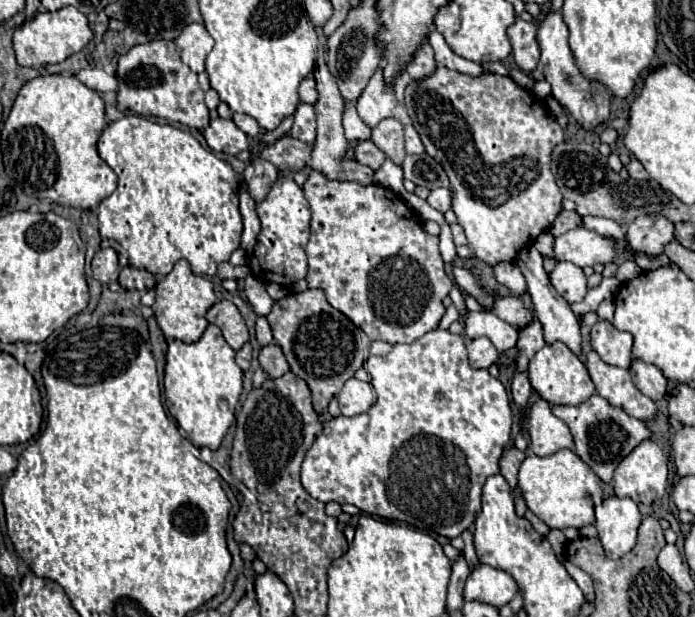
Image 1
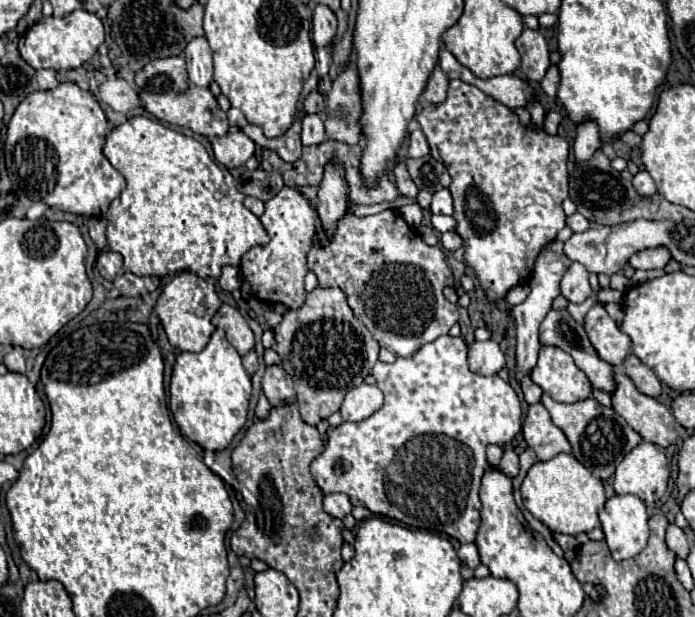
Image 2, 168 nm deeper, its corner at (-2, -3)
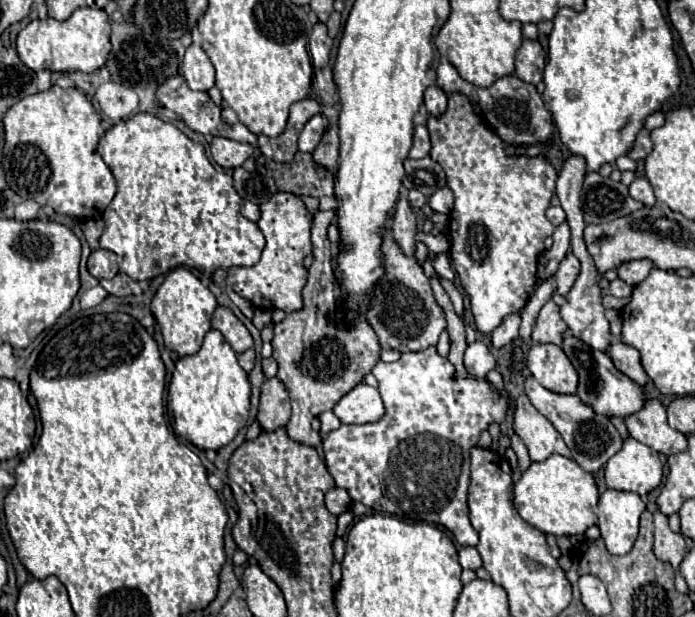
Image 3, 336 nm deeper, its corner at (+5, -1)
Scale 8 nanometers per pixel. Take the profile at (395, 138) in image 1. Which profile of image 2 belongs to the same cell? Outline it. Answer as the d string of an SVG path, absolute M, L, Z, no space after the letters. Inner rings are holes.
M398 156L396 162L394 162L394 174L396 174L396 186L398 186L400 194L406 196L406 198L416 198L418 188L412 182L412 178L410 178L410 174L406 170L406 164L404 164L404 158L402 156Z

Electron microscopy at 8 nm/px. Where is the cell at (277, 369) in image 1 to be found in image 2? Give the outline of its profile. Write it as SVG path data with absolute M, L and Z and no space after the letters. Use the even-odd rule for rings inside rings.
M272 364L266 366L266 372L262 376L262 392L272 406L278 406L286 398L294 400L294 382L280 364Z

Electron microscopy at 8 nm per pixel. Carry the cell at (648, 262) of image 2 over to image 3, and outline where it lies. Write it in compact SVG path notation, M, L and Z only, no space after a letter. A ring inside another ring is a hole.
M631 260L631 262L625 262L623 266L619 266L617 274L625 284L637 286L639 282L645 280L645 276L649 274L651 268L653 268L651 260Z

